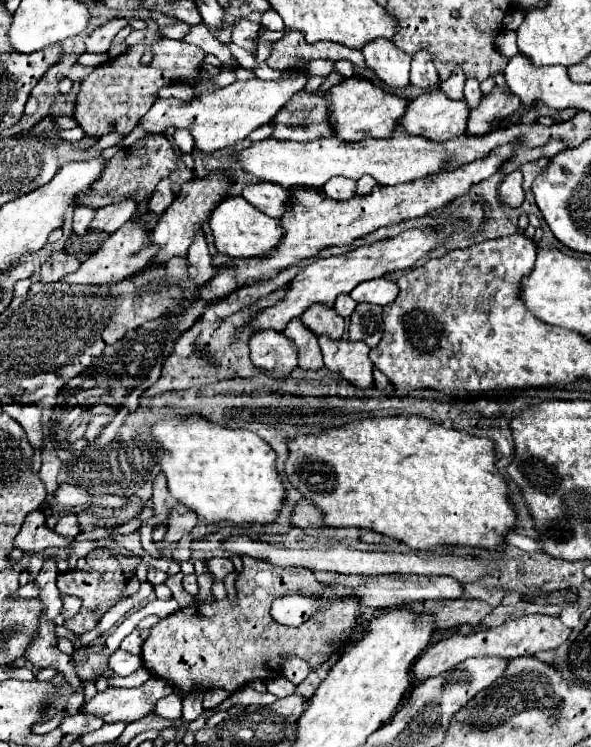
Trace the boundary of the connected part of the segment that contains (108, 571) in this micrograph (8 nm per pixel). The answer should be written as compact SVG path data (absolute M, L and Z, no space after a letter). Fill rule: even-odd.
M98 551L94 555L88 557L88 565L82 569L82 571L68 571L68 573L62 573L58 577L58 583L60 583L60 591L66 593L66 595L74 595L82 601L82 607L80 607L80 613L76 613L74 617L66 619L64 621L64 627L70 629L72 633L80 635L84 631L92 631L96 627L94 623L94 609L102 603L102 601L112 601L112 599L120 599L122 591L124 591L124 585L126 585L126 577L124 577L124 571L118 563L118 559L114 555L110 555L108 551Z

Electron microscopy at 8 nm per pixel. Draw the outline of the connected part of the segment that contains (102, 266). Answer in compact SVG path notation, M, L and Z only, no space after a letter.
M128 221L124 227L120 227L116 233L112 233L102 243L102 247L80 265L78 271L68 275L64 281L70 283L70 285L110 285L110 283L120 283L124 279L140 273L144 267L148 267L148 263L152 261L156 251L158 251L158 247L150 245L150 233L142 227L142 223Z

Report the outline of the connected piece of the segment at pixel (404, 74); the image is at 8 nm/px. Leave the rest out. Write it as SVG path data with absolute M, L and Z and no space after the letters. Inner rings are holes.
M376 39L364 49L366 65L376 73L376 77L390 89L406 89L410 85L410 61L412 57L404 55L392 41Z

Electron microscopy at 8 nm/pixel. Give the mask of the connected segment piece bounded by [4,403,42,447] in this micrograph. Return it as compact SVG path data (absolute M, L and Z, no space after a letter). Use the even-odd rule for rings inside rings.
M8 403L8 405L4 405L4 411L22 425L30 445L42 447L42 433L40 433L40 415L42 415L42 411L40 407L35 404Z

